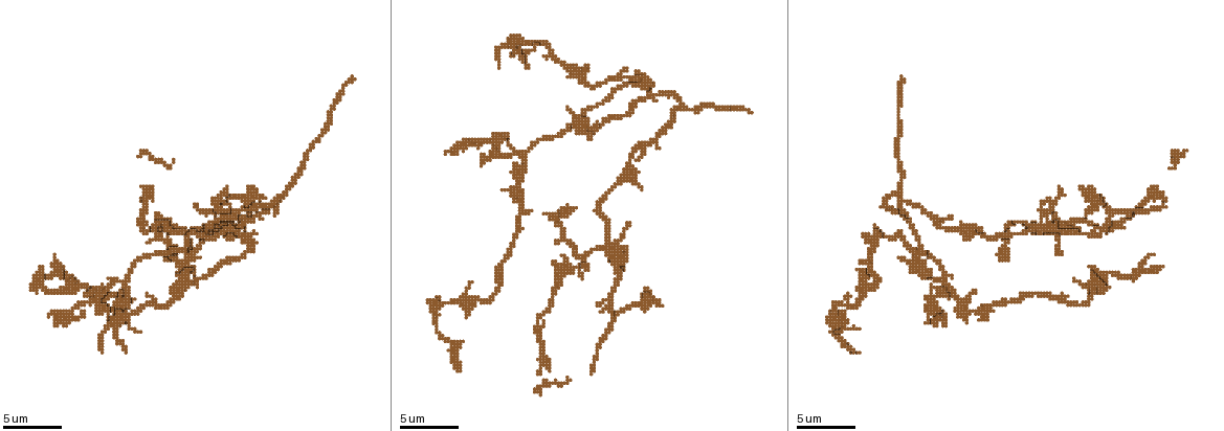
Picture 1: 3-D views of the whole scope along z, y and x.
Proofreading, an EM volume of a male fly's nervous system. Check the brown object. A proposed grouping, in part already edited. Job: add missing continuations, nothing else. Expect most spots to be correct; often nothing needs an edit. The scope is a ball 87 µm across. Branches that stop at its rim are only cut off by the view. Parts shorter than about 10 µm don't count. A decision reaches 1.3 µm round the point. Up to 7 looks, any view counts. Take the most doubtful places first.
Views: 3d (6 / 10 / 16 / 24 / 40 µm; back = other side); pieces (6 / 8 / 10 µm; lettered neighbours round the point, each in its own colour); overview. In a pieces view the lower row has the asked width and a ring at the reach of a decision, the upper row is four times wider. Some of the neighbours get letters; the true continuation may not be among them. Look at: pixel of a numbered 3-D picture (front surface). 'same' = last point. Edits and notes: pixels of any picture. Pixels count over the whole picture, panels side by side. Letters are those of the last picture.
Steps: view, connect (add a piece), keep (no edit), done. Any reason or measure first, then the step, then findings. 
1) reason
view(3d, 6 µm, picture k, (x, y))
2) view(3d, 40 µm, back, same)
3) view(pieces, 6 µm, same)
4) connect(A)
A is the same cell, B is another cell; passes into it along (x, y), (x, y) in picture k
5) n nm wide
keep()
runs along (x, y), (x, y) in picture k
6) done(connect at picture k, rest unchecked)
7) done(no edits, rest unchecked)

end of a long branch
view(3d, 10 µm, picture 1, (459, 369))

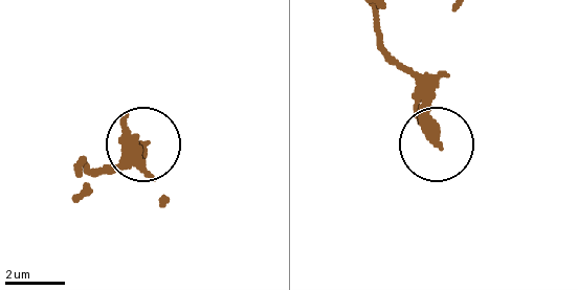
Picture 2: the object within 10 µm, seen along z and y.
view(pieces, 10 µm, picture 2, (433, 143))

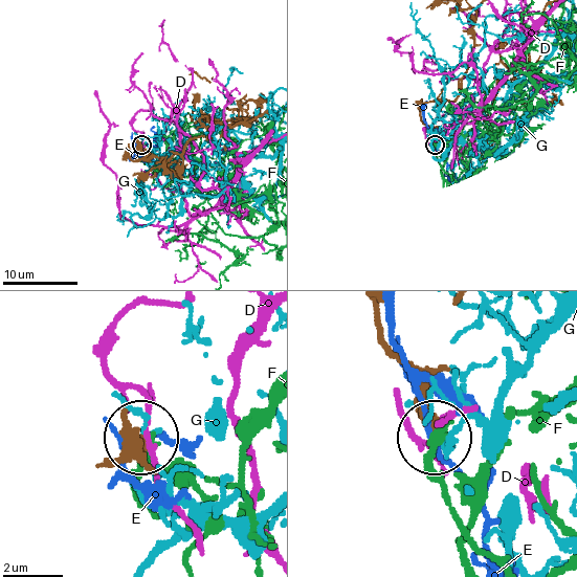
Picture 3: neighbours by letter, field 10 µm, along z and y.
keep()
D, E, F and G are other cells; none of them fits

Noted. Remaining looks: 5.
an open end
view(3d, 10 µm, picture 1, (563, 210))

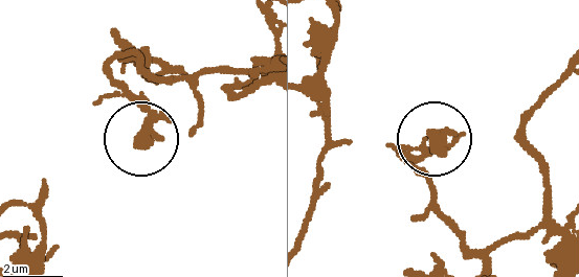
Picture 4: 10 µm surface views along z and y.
see the neighbours
view(pieces, 10 µm, picture 4, (141, 143))

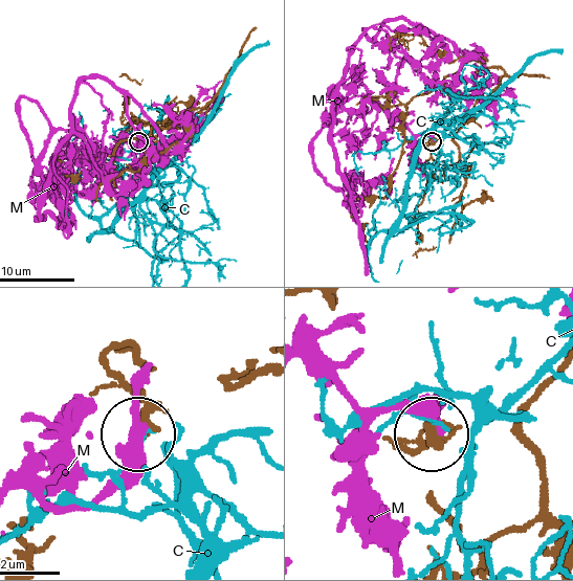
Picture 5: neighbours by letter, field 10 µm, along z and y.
430 nm wide
keep()
C and M are other cells; none of them fits

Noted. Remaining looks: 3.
thin end
view(pieces, 10 µm, picture 1, (1060, 188))

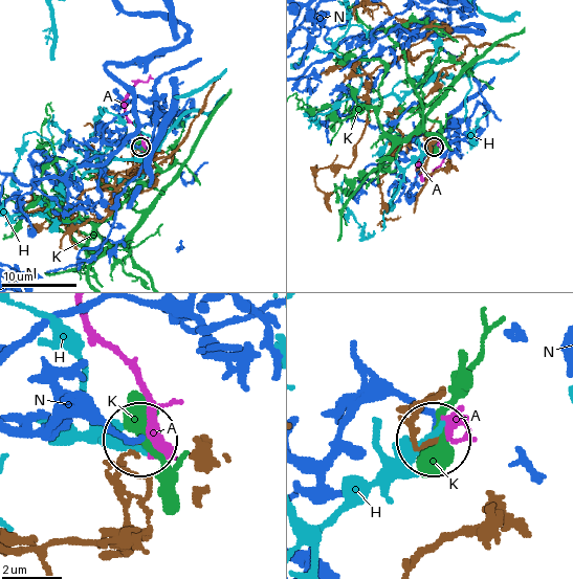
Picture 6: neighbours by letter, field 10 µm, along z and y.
keep()
A, H, K and N are other cells; none of them fits

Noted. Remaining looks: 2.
free end
view(pieces, 6 µm, picture 1, (1061, 252))

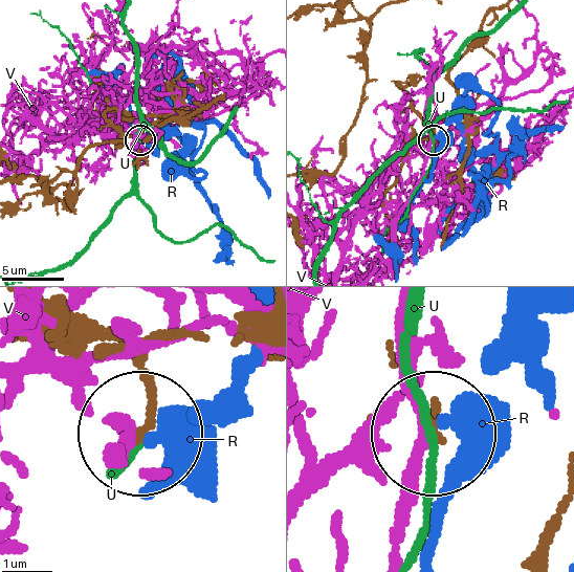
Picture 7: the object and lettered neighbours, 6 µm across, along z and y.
keep()
R, U and V are other cells; none of them fits

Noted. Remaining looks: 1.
done(no edits, rest unchecked)

